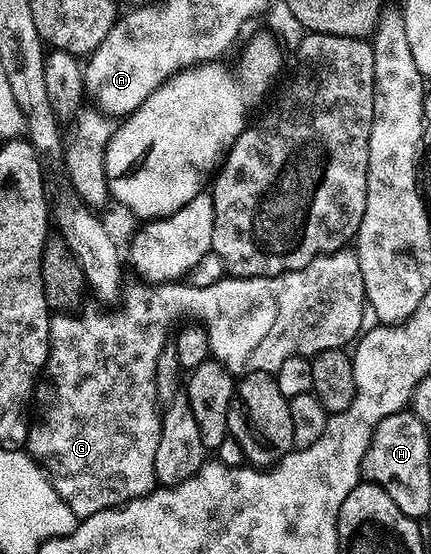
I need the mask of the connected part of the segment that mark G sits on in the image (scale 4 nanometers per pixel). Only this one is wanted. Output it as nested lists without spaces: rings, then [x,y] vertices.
[[[138,282],[139,284],[129,284],[126,283],[123,288],[123,295],[120,297],[119,303],[121,302],[121,308],[117,308],[114,312],[85,312],[82,316],[71,316],[75,314],[57,314],[50,319],[49,322],[49,357],[47,358],[47,362],[45,363],[45,367],[43,369],[43,379],[39,384],[39,400],[41,396],[41,400],[45,404],[36,405],[35,415],[32,417],[30,426],[29,426],[29,442],[27,445],[27,451],[30,456],[34,458],[34,460],[39,463],[42,468],[44,468],[45,472],[48,473],[49,480],[53,484],[55,490],[59,494],[59,498],[63,500],[74,511],[75,515],[79,518],[84,518],[86,516],[94,516],[95,514],[99,514],[103,510],[107,510],[108,508],[119,508],[122,504],[125,504],[129,500],[137,500],[140,496],[147,496],[150,492],[153,491],[155,485],[158,483],[156,470],[155,470],[155,452],[159,447],[160,440],[160,432],[161,432],[161,419],[162,419],[162,409],[158,406],[157,408],[157,390],[159,391],[159,381],[158,374],[156,372],[156,364],[159,362],[159,358],[162,352],[166,351],[167,337],[170,335],[165,330],[165,320],[171,320],[175,324],[176,321],[173,319],[173,308],[177,308],[177,312],[181,312],[181,304],[173,304],[173,296],[169,296],[169,304],[165,304],[165,300],[161,300],[161,292],[165,292],[165,282],[157,282],[157,283],[149,283],[149,282]]]

